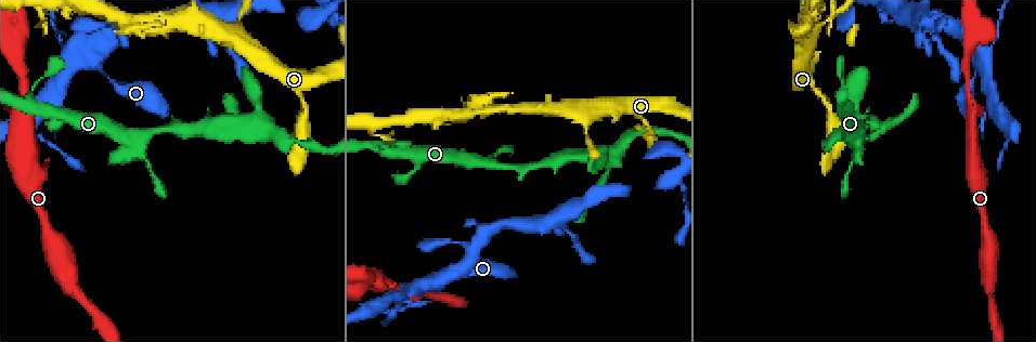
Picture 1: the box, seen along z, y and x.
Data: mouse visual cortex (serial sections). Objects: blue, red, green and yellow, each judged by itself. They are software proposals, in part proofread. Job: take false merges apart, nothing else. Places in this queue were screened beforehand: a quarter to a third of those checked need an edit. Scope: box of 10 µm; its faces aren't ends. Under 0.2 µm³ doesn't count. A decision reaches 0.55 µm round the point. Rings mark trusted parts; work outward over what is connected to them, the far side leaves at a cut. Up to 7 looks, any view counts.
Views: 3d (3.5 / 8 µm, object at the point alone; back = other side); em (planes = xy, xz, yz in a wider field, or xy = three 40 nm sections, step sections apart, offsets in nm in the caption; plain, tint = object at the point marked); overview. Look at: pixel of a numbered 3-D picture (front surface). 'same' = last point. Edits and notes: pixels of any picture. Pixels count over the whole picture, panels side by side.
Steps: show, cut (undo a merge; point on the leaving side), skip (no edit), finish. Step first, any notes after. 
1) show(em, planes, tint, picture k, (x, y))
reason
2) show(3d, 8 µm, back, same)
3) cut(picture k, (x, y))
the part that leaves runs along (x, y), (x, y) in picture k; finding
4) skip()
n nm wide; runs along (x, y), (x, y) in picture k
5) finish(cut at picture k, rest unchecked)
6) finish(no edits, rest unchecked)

show(3d, 3.5 µm, picture 1, (253, 124))
branch point

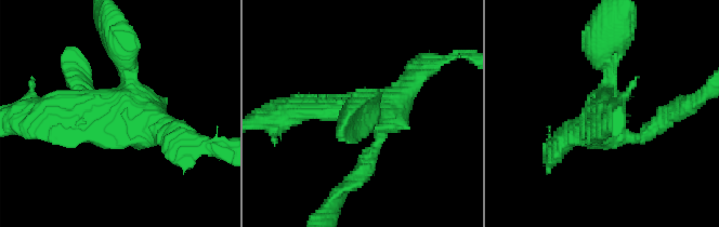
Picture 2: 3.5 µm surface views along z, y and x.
show(em, xy, step 3, tint, picture 2, (125, 112))

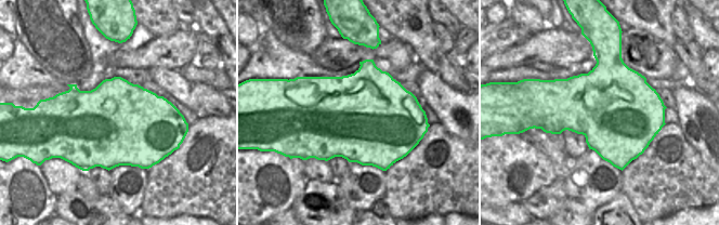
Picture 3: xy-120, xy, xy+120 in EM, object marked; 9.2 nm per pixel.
skip()
continuous, no second cell

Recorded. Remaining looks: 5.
show(3d, 3.5 µm, picture 1, (971, 115))
sudden change in width

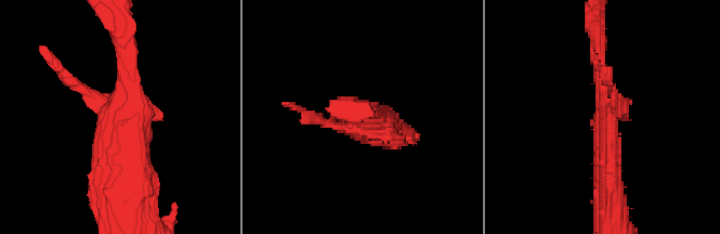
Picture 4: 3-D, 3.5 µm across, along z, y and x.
show(em, xy, step 5, tint, picture 4, (375, 121))

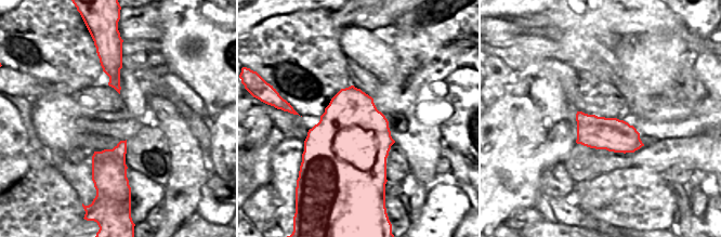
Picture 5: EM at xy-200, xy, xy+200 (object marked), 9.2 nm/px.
skip()
runs along (609, 194), (609, 104), (600, 48) in picture 4; all the same cell

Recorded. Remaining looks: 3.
show(3d, 3.5 µm, picture 1, (238, 16))

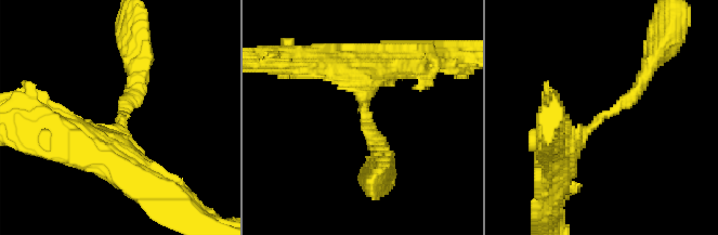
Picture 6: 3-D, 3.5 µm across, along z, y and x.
show(em, xy, step 1, tint, picture 6, (361, 115))
arms of 200, 400 nm; shape alone is not enough

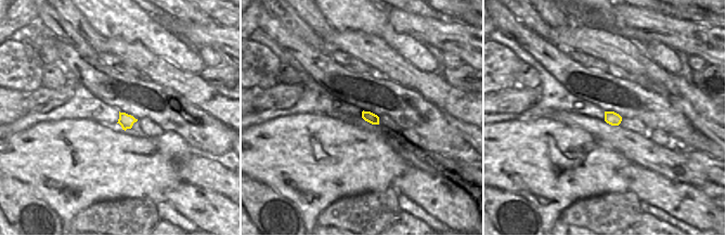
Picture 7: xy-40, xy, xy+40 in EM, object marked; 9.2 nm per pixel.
skip()
runs along (556, 166), (651, 79) in picture 6; one cell here

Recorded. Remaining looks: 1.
finish(no edits, rest unchecked)

